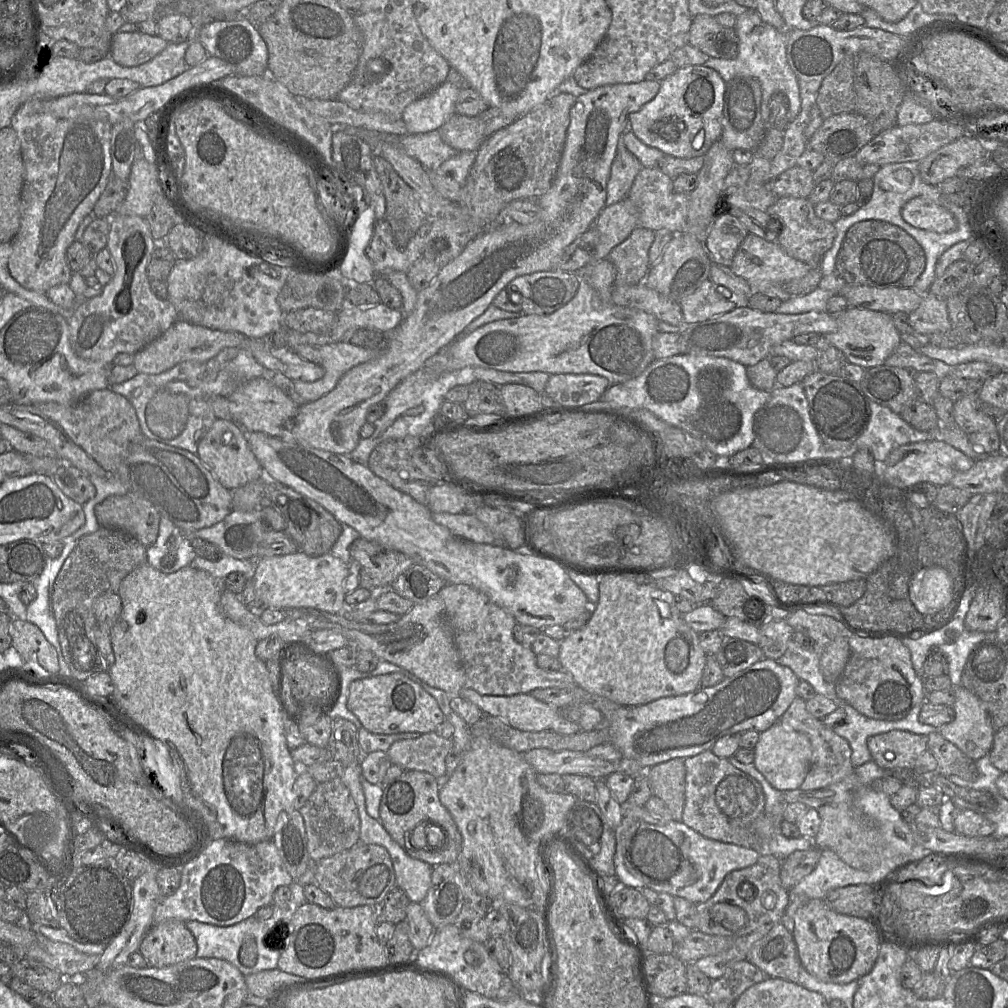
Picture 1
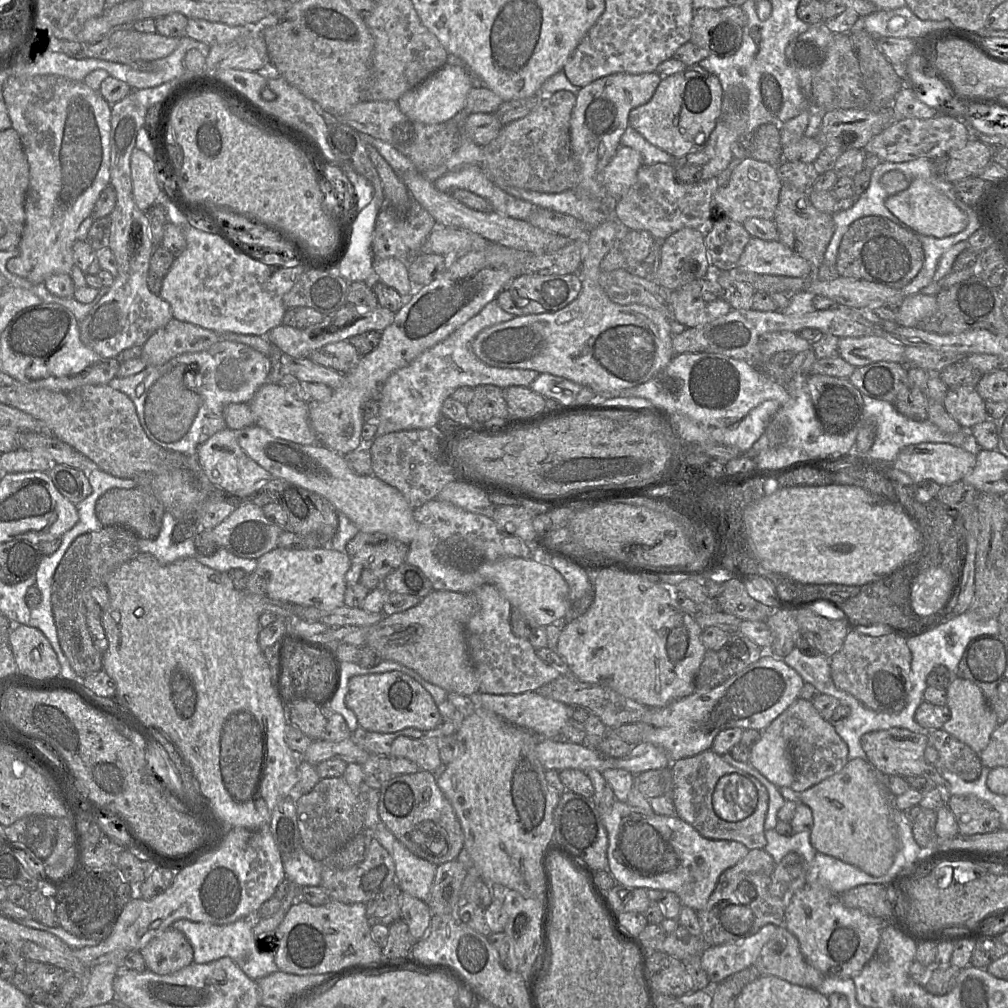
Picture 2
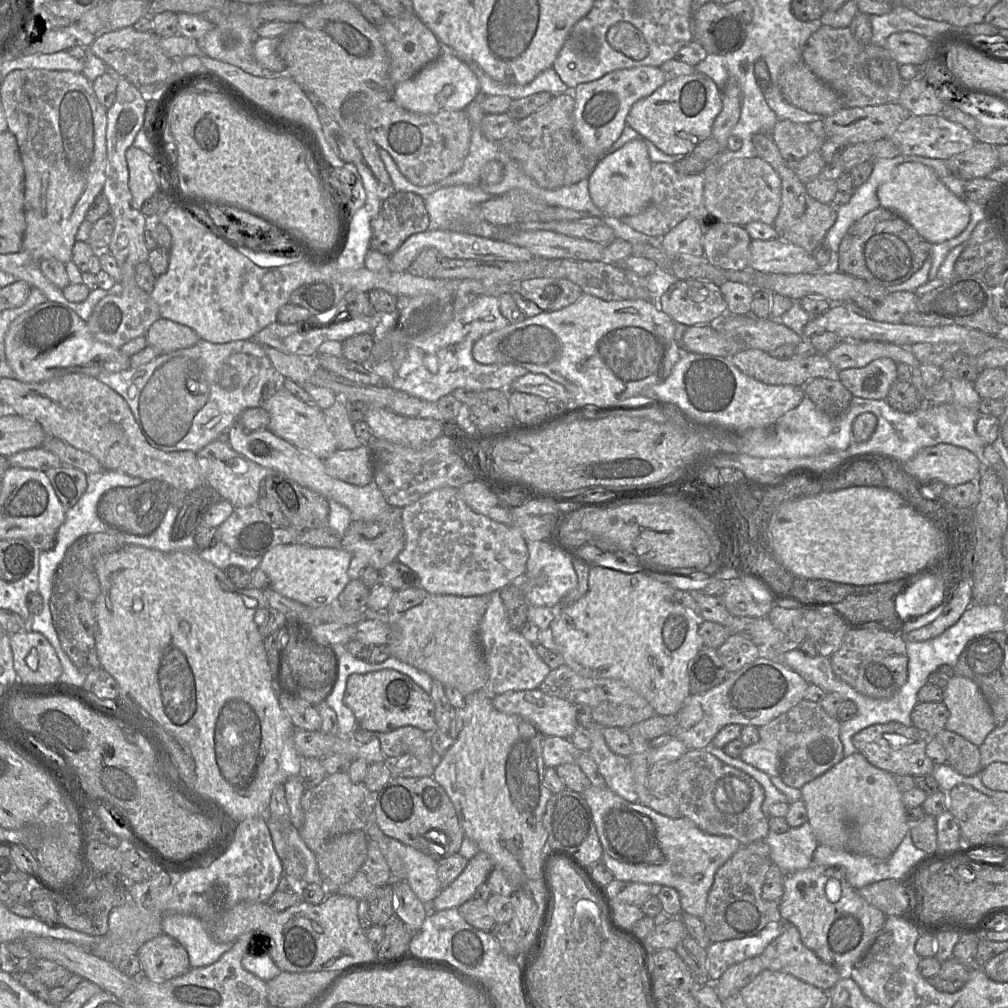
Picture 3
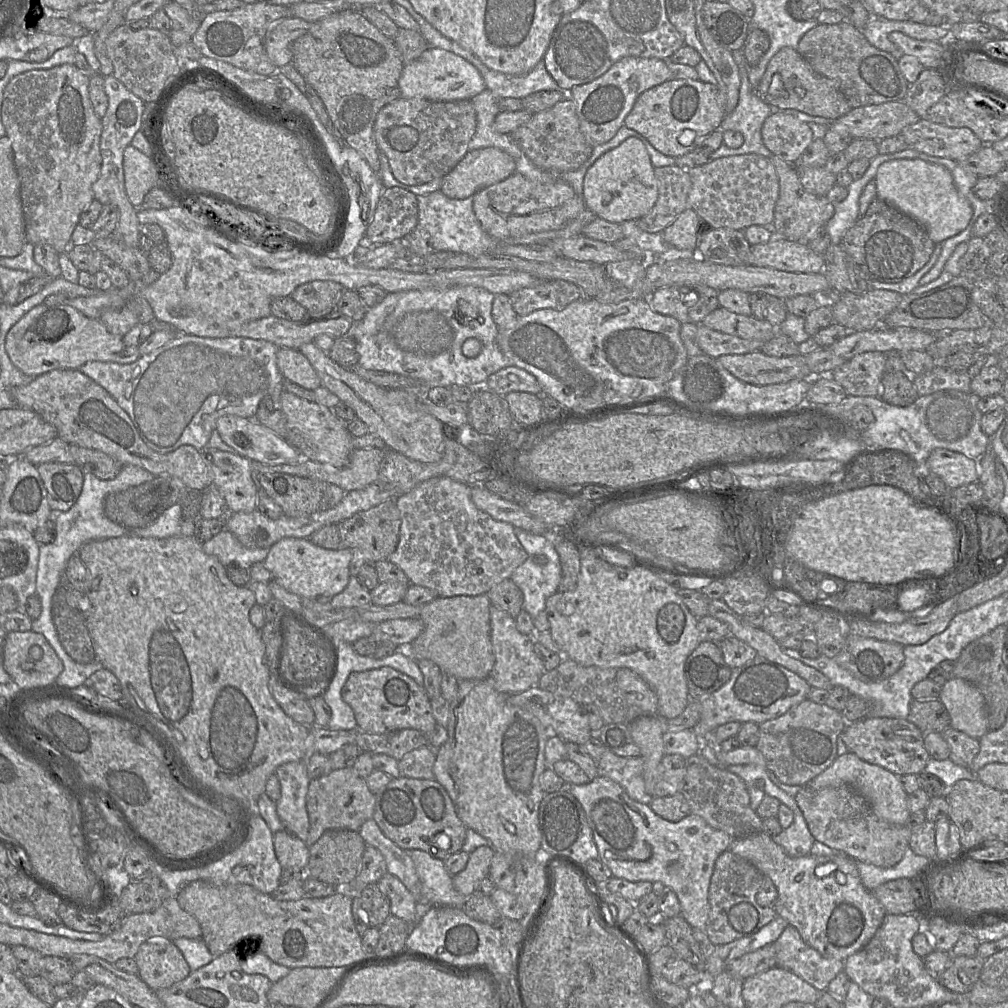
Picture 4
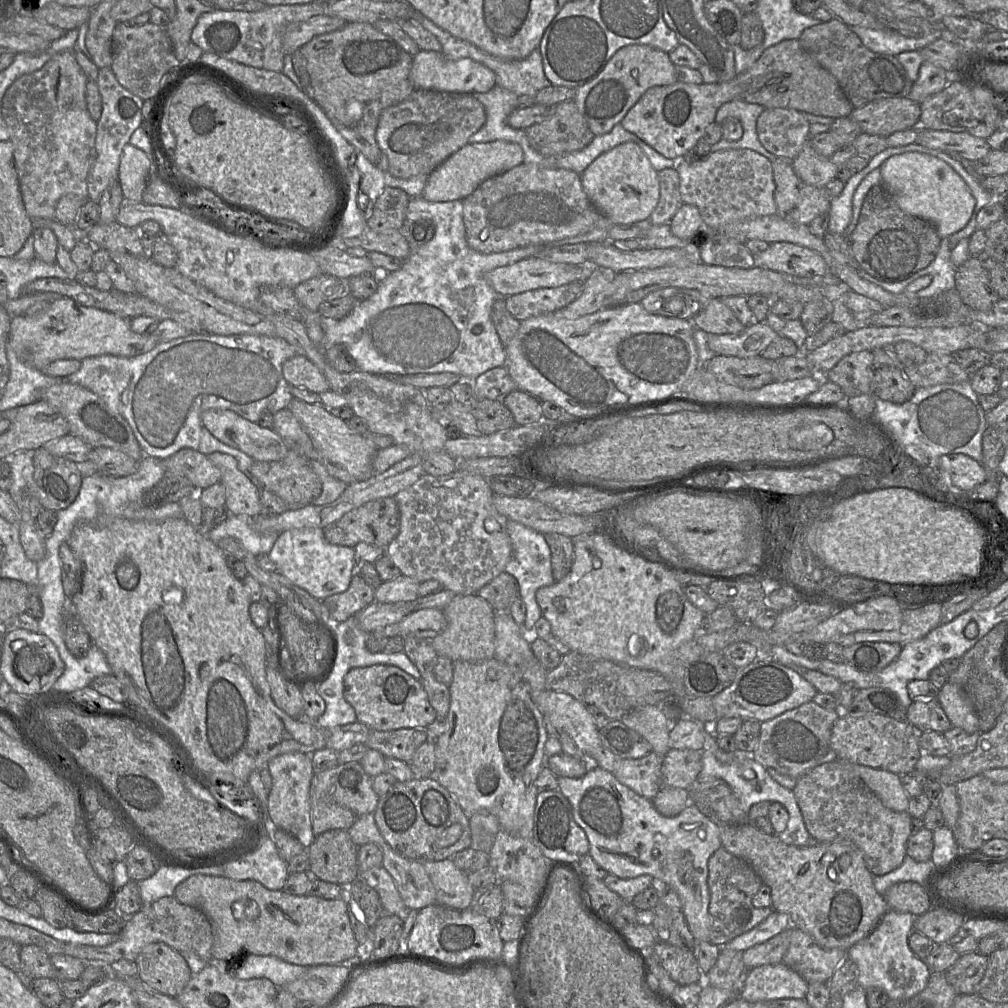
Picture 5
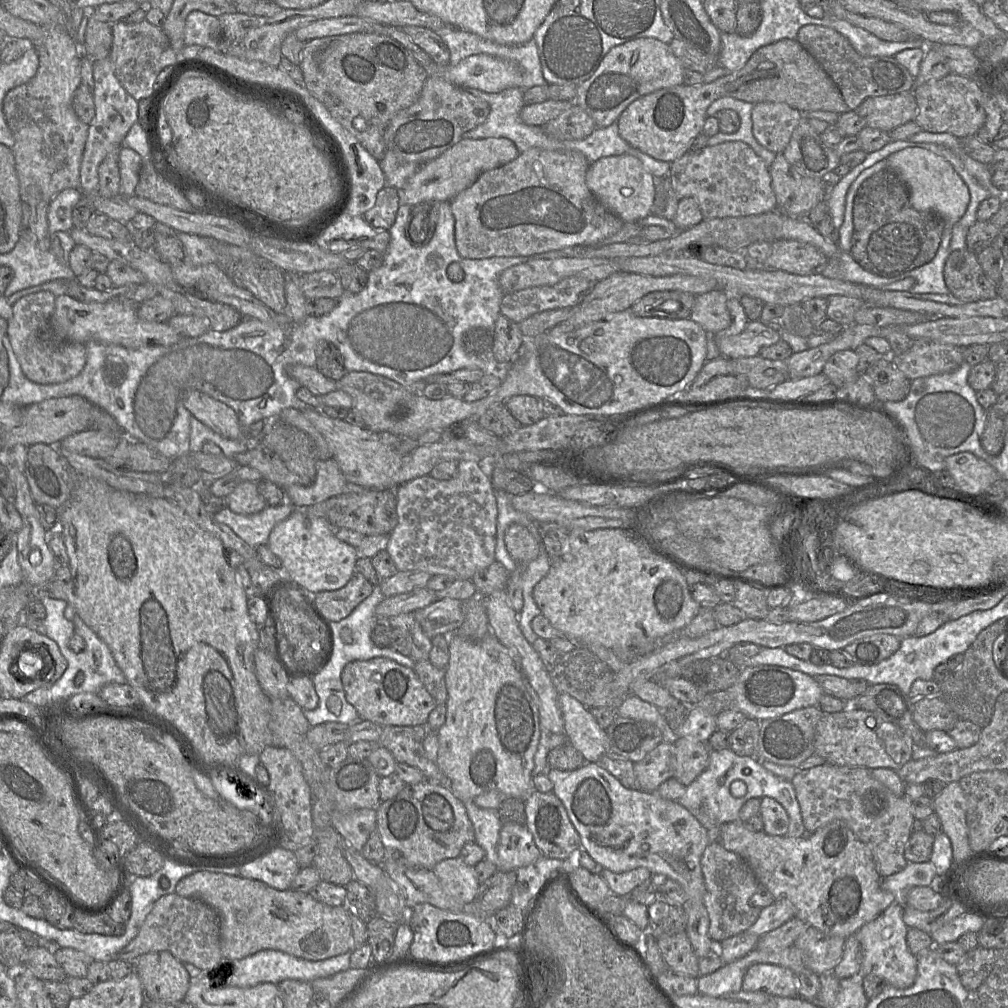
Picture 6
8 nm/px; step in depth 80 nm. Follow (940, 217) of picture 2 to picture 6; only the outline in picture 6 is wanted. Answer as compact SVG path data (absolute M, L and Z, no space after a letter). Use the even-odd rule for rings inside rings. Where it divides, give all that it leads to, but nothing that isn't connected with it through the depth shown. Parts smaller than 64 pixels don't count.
M910 147L895 152L886 159L904 181L913 208L938 214L946 222L952 224L960 221L964 216L970 201L969 189L944 157L923 148Z

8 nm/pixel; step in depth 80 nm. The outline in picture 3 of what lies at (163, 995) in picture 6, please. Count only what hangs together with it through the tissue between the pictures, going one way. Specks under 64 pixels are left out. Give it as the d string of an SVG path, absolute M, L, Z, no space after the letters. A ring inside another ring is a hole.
M160 933L138 951L142 975L151 982L162 983L190 970L186 949L174 938Z

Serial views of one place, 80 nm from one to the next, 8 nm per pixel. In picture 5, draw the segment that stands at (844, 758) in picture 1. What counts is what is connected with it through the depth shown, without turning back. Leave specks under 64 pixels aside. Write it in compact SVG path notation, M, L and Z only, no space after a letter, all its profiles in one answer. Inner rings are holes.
M810 701L771 720L761 722L759 741L751 756L766 769L773 768L781 774L797 779L820 765L820 759L823 756L833 753L829 746L831 730L841 714L842 711L839 709L828 710Z

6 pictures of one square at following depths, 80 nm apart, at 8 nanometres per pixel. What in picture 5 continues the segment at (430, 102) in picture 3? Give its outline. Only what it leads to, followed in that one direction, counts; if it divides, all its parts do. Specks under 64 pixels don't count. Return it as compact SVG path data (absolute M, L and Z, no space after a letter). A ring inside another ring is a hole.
M421 50L412 59L410 80L415 90L438 92L486 93L496 86L496 74L485 65L470 58L448 60L442 53L424 50Z

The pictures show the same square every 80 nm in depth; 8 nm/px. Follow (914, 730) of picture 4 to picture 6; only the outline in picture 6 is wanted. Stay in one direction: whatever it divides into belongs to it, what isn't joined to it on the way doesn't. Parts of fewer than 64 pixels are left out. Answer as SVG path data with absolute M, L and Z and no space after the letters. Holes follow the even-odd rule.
M850 705L840 712L824 714L817 725L814 748L815 754L824 758L825 763L866 769L898 770L912 759L914 742L899 726L884 720L878 713ZM869 716L876 720L872 729L865 724Z

